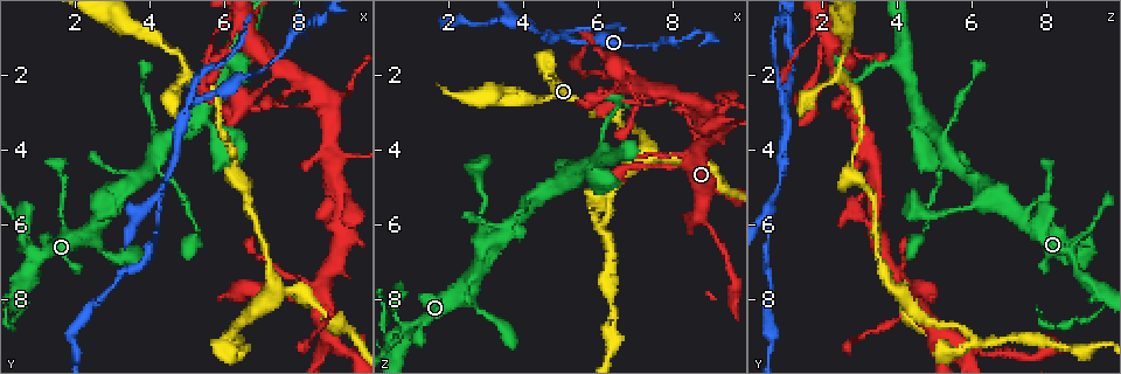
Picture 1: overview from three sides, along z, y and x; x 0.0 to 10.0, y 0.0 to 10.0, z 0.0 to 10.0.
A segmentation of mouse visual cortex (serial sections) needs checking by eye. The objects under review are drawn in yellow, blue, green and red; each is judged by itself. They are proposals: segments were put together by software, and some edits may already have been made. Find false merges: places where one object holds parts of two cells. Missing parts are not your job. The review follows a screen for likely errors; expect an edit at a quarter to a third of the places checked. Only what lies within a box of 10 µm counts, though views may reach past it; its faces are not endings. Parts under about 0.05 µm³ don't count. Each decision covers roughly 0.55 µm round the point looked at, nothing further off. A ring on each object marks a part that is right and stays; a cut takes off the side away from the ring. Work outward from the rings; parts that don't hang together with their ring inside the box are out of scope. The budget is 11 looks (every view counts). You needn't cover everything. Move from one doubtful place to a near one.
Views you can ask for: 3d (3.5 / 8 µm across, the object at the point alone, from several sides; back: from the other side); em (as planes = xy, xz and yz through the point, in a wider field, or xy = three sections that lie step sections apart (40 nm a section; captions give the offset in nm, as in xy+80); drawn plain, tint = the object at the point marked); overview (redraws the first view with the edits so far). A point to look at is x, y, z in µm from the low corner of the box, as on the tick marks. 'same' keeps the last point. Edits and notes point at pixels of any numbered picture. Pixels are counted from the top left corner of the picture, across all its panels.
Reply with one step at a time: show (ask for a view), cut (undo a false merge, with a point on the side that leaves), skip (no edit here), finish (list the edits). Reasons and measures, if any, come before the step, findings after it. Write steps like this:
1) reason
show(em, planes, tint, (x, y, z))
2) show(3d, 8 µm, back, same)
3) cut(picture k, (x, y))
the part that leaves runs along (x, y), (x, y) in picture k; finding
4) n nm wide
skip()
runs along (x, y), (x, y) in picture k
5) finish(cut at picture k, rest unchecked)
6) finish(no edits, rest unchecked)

abrupt turn
show(3d, 8 µm, (5.15, 2.80, 1.05))

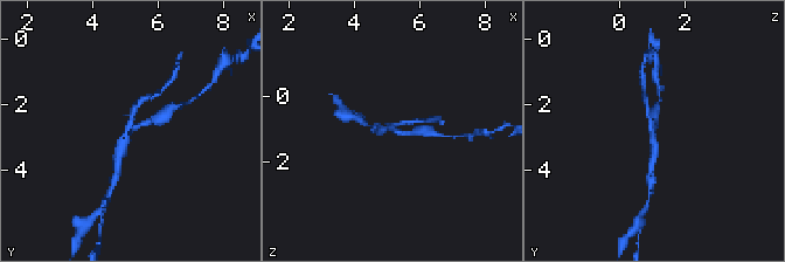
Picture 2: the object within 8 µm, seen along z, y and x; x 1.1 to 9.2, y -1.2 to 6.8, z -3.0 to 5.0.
show(em, planes, tint, same)

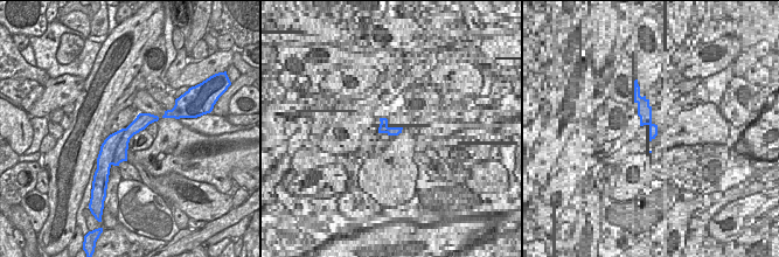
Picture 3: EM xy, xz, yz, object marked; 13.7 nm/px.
cut(picture 2, (136, 104))
the part that leaves runs along (129, 126), (137, 105), (160, 91) in picture 2; two cells meet here

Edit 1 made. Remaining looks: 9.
redraw
show(overview)

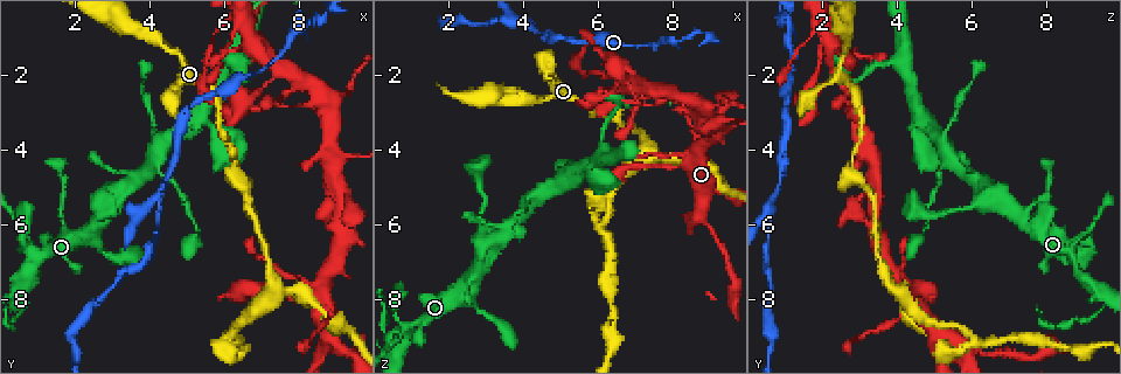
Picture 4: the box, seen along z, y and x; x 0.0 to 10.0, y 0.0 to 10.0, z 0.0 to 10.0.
branch point
show(3d, 3.5 µm, (4.20, 5.25, 0.70))

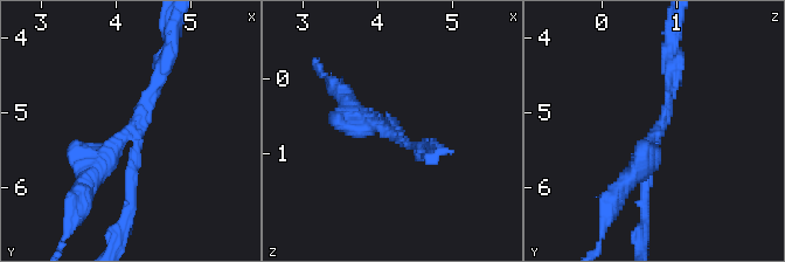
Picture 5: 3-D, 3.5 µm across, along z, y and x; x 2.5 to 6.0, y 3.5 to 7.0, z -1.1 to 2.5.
3 arms; arms of 150, 150, 350 nm; now the EM
show(em, xy, step 1, tint, (4.25, 5.30, 0.75))

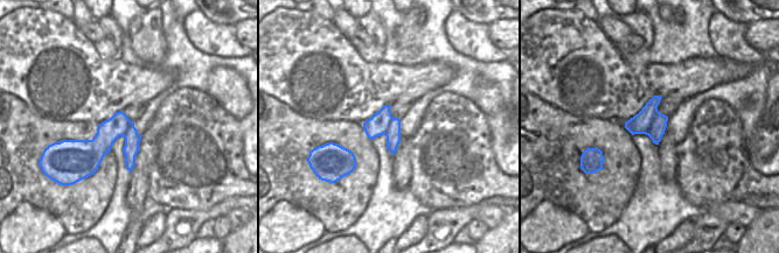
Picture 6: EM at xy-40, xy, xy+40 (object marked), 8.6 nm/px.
show(em, xy, step 2, tint, same)

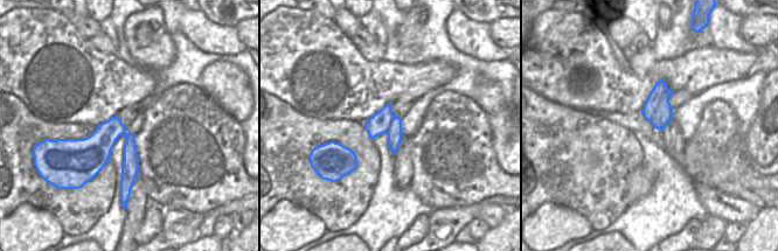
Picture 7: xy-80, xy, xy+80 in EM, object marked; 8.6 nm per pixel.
cut(picture 5, (130, 181))
the part that leaves runs along (138, 145), (131, 206), (116, 242) in picture 5; a second cell is stuck on

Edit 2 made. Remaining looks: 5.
four arms meet
show(3d, 3.5 µm, (4.10, 4.20, 5.40))

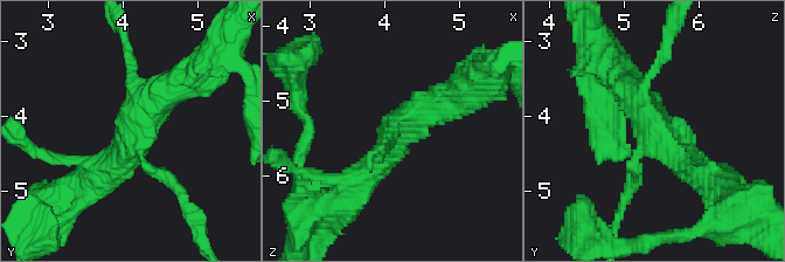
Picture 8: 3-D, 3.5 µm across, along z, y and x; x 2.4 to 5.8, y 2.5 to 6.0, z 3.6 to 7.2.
4 arms; arms of 150, 150, 400, 400 nm
show(em, xy, step 5, tint, (4.20, 4.25, 5.45))

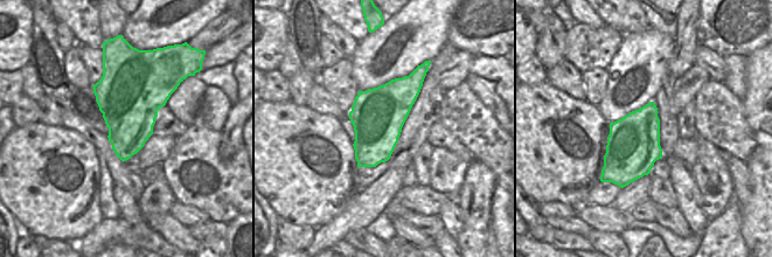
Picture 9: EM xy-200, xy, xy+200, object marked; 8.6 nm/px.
show(em, planes, tint, same)

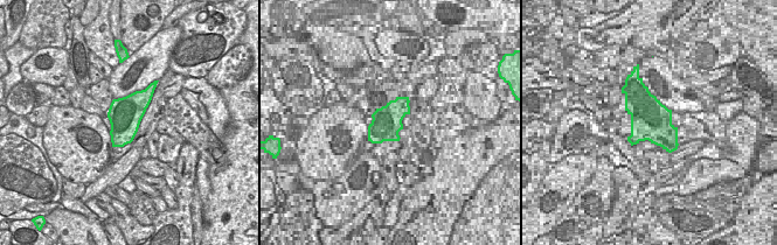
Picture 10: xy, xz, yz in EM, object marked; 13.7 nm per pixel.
skip()
runs along (95, 177), (185, 84) in picture 8; all the same cell

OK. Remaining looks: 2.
calibre changes
show(3d, 3.5 µm, (6.30, 4.15, 2.80))

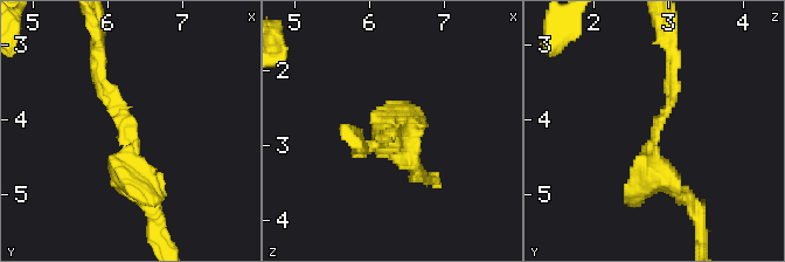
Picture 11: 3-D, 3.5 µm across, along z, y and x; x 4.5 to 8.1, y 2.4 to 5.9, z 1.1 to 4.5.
show(em, xy, step 2, tint, (6.25, 4.15, 2.85))

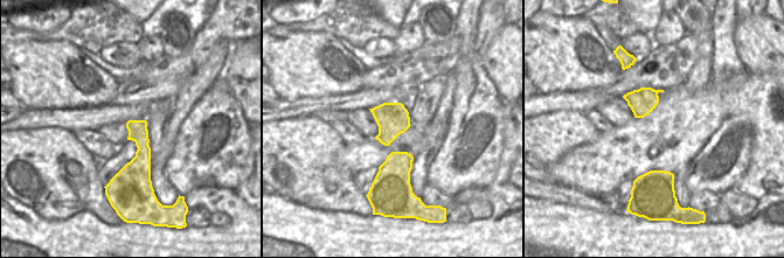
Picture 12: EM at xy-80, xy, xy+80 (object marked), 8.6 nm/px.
skip()
runs along (96, 66), (146, 192) in picture 11; continuous, no second cell

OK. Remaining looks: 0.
finish(cut at picture 2, cut at picture 5, rest unchecked)

